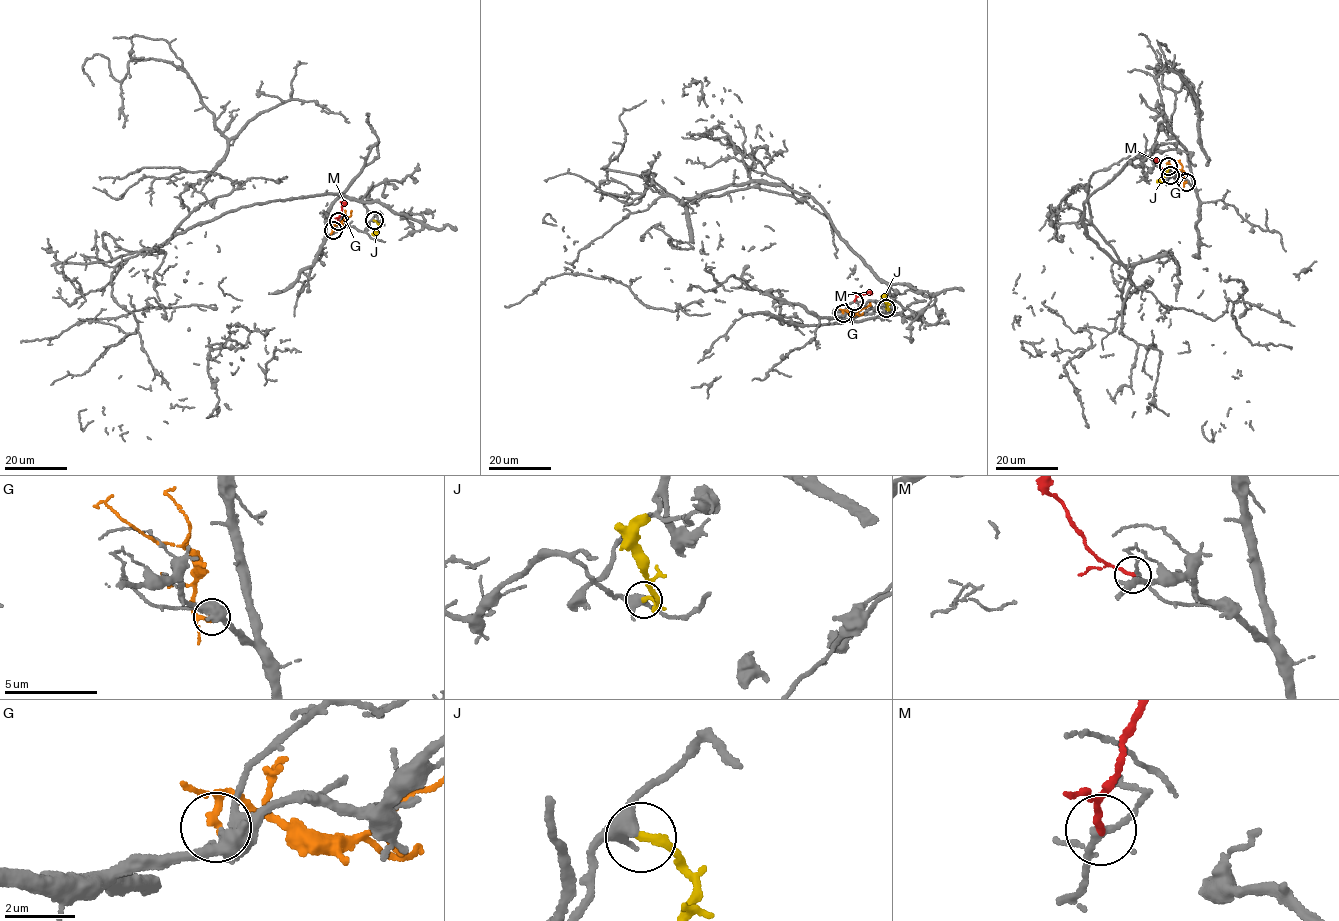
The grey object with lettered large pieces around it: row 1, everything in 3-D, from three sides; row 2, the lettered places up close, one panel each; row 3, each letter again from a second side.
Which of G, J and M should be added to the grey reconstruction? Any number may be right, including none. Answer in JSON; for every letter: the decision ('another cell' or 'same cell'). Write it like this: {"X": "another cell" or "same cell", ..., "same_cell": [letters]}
{"G": "another cell", "J": "another cell", "M": "same cell", "same_cell": ["M"]}

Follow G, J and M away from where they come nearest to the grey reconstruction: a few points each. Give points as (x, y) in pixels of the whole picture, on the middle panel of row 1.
G: (843, 312), (845, 310), (855, 314), (870, 302)
J: (885, 308), (888, 310), (885, 294)
M: (854, 301), (867, 291)

